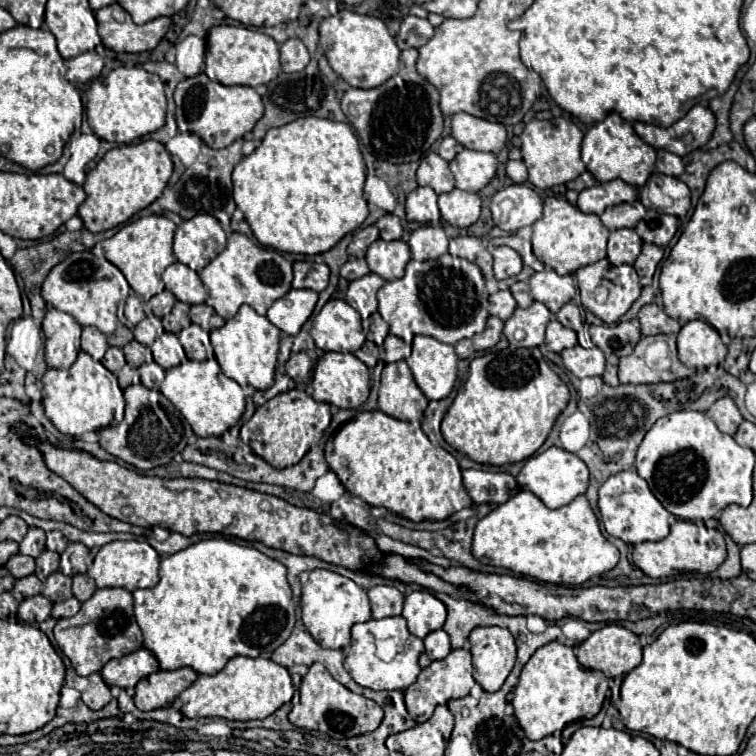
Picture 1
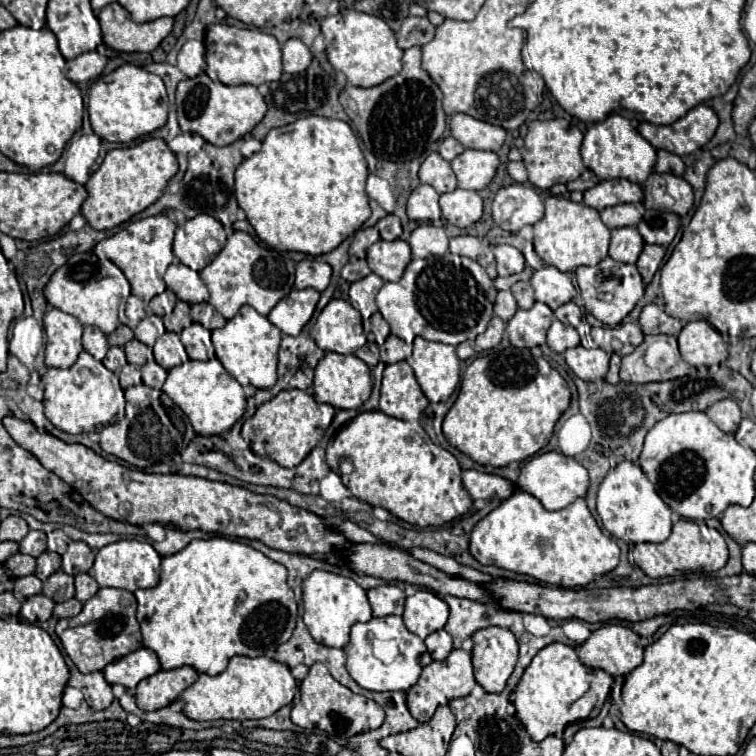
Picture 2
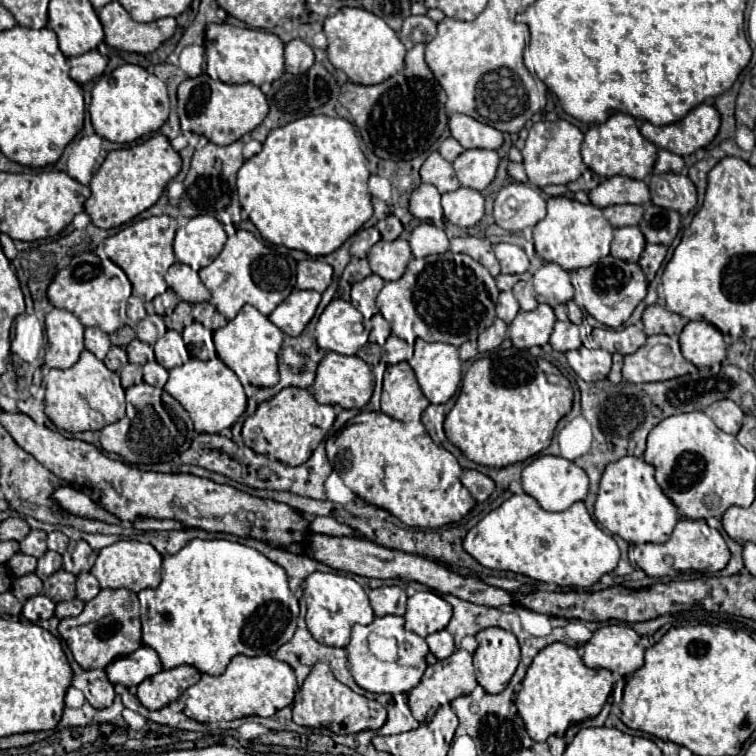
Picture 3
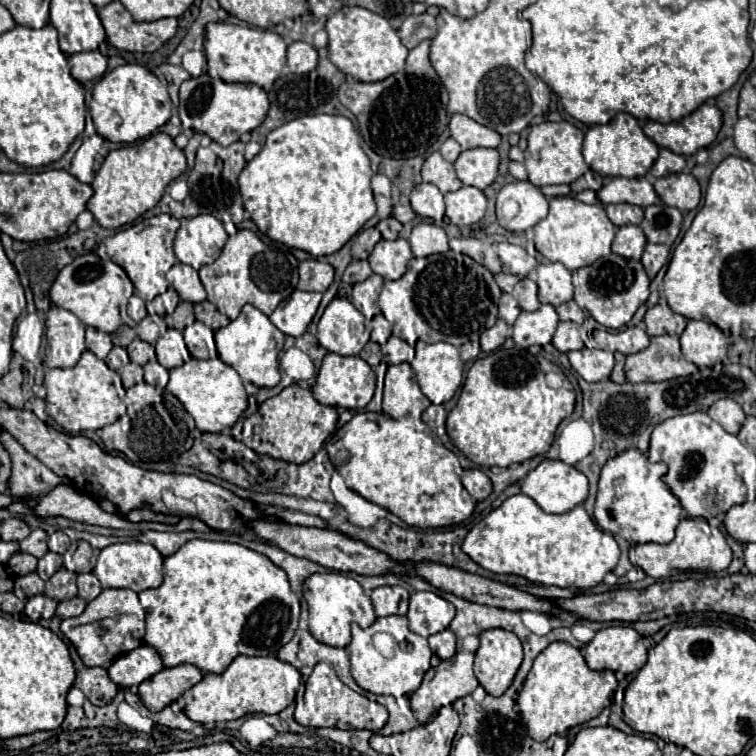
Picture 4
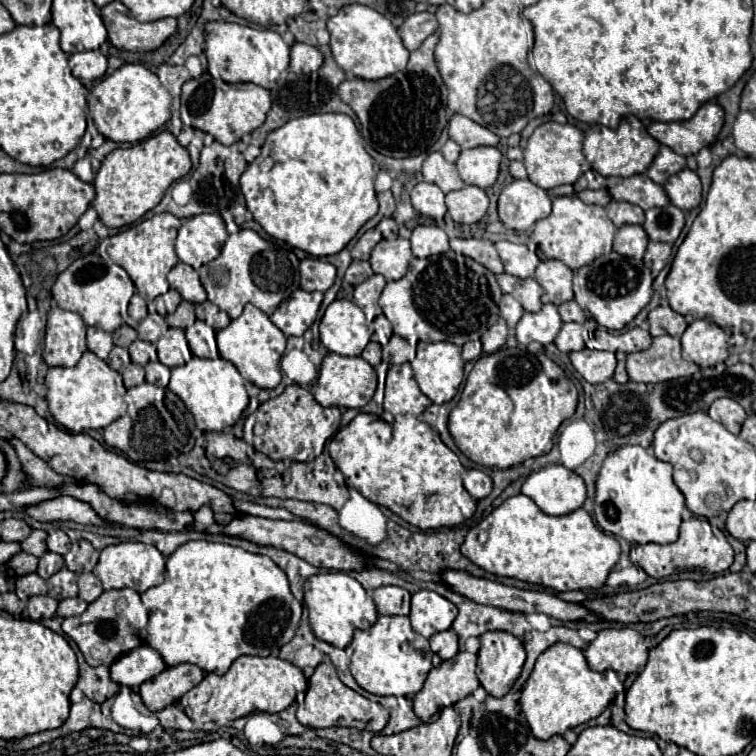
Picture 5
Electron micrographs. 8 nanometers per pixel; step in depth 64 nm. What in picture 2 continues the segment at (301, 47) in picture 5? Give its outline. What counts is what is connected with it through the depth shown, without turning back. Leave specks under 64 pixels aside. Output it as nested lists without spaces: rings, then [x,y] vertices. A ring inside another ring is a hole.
[[[292,38],[282,46],[282,62],[284,62],[284,72],[290,74],[304,72],[312,62],[312,52],[302,40]]]

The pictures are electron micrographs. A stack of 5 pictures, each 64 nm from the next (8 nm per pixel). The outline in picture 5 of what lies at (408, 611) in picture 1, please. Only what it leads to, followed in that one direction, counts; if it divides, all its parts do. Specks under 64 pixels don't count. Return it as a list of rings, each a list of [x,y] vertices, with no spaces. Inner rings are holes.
[[[418,590],[412,596],[412,610],[410,610],[412,628],[424,638],[430,638],[436,632],[448,630],[456,614],[458,614],[458,608],[450,600],[446,600],[444,596],[432,590]]]

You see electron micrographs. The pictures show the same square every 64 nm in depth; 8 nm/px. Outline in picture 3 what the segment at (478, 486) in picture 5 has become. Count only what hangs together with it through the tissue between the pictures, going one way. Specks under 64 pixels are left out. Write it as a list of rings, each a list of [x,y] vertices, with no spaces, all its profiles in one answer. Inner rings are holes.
[[[464,470],[460,480],[478,502],[484,502],[494,490],[494,482],[486,474],[482,474],[478,470]]]

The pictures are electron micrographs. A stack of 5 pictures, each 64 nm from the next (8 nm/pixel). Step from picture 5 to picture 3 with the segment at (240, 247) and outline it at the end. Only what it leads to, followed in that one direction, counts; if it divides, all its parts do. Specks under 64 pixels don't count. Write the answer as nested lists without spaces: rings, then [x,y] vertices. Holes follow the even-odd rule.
[[[238,230],[228,238],[218,258],[200,270],[202,284],[210,292],[212,306],[220,310],[228,320],[236,318],[244,304],[252,304],[262,314],[270,314],[296,286],[296,260],[290,254],[276,254],[270,246],[260,242],[252,232]]]

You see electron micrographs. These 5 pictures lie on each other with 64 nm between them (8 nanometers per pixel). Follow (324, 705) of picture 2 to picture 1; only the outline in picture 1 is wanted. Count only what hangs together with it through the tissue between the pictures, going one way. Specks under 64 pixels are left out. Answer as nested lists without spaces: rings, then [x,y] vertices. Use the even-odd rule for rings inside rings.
[[[312,664],[300,684],[300,704],[290,710],[288,718],[298,728],[318,730],[334,740],[342,740],[376,730],[384,718],[384,712],[374,700],[354,694],[346,686],[336,682],[322,664]]]

